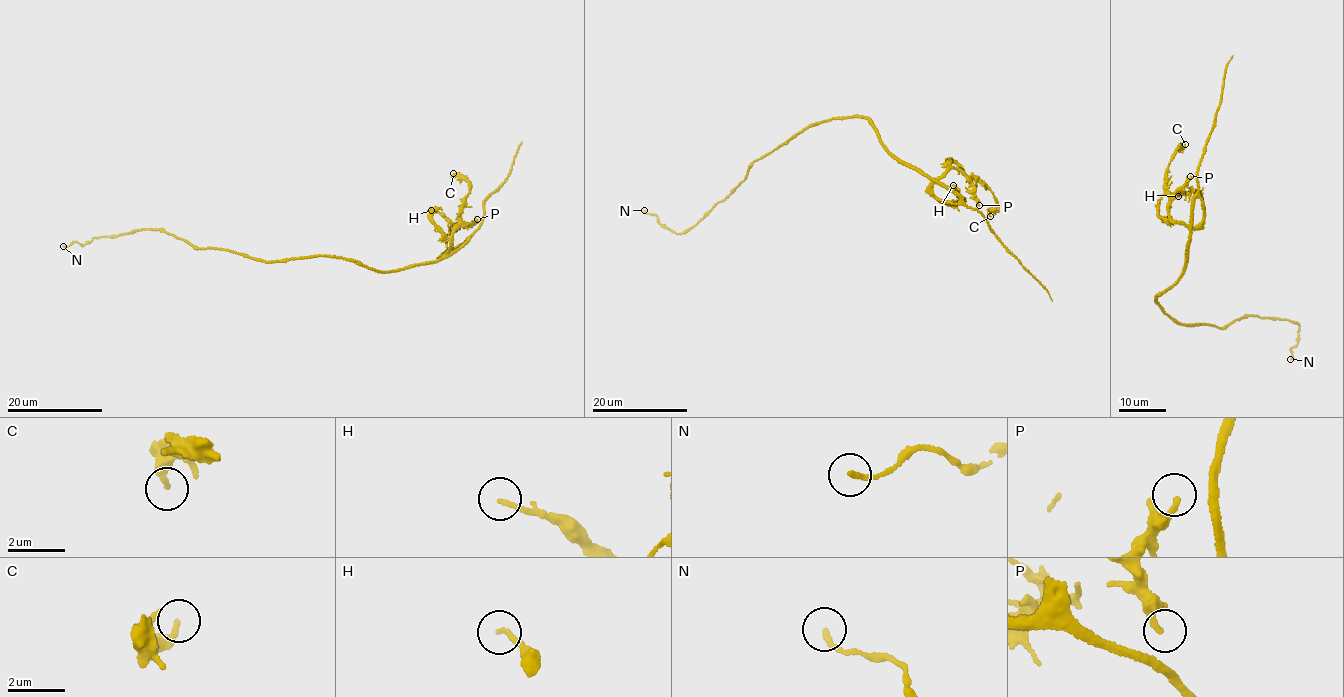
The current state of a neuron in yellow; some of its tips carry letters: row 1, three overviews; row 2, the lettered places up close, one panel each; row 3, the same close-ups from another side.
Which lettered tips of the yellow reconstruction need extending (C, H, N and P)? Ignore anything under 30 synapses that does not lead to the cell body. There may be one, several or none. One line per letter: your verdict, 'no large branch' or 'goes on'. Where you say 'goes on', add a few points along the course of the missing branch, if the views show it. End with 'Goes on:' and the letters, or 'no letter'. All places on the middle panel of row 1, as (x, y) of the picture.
C: no large branch
H: no large branch
N: no large branch
P: no large branch
Goes on: no letter

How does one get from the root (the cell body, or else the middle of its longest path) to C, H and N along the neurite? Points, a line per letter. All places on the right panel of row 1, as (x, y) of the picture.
C: (1162, 308), (1154, 299), (1179, 280), (1188, 238), (1189, 228), (1168, 214), (1166, 185), (1172, 155), (1185, 144)
H: (1162, 308), (1154, 299), (1179, 280), (1189, 230), (1201, 222), (1204, 214), (1202, 200), (1193, 192), (1178, 196)
N: (1162, 308), (1187, 326), (1207, 324), (1223, 329), (1249, 315), (1297, 323), (1298, 338), (1290, 349), (1290, 359)

